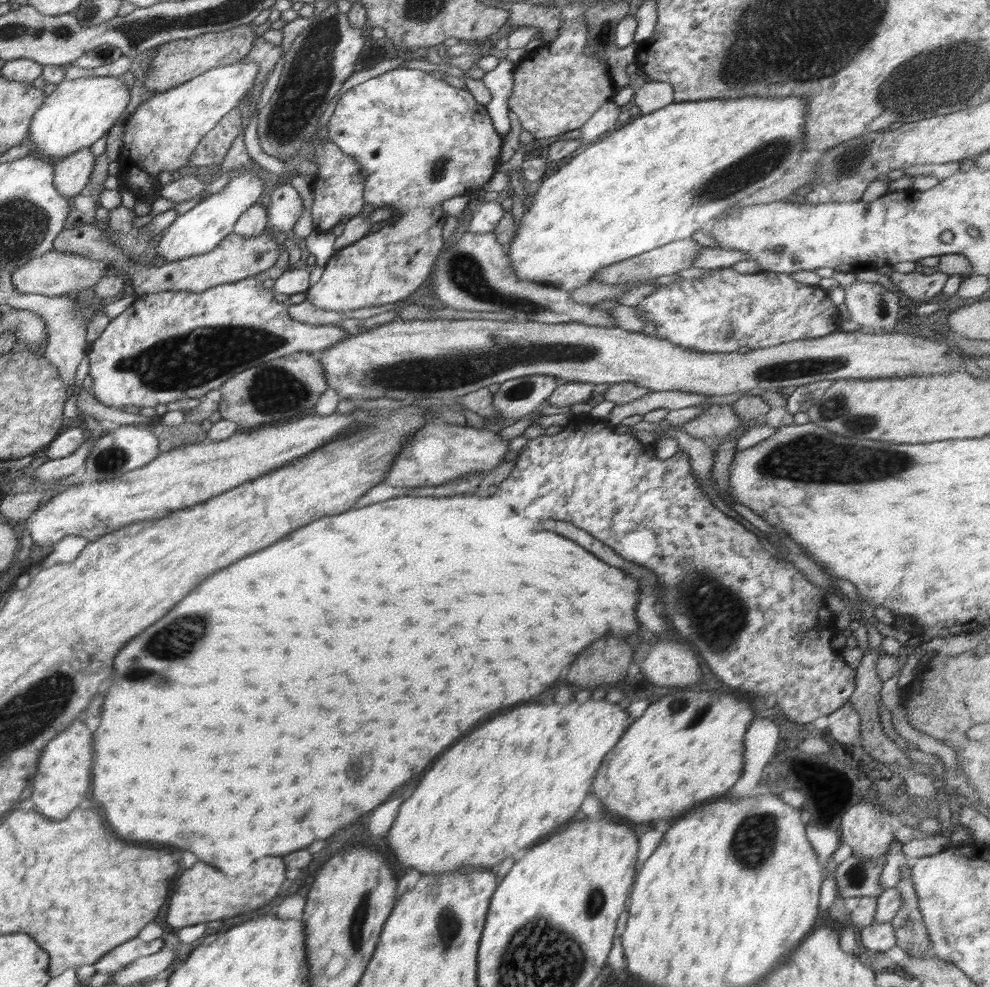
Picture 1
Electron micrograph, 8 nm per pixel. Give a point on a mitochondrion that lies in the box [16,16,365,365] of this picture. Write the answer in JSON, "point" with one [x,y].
{"point":[305,86]}

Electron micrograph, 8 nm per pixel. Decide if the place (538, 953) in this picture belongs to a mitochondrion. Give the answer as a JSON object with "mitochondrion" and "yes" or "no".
{"mitochondrion":"yes"}

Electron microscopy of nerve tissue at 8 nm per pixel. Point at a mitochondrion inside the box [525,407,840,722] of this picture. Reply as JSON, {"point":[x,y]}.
{"point":[717,613]}

